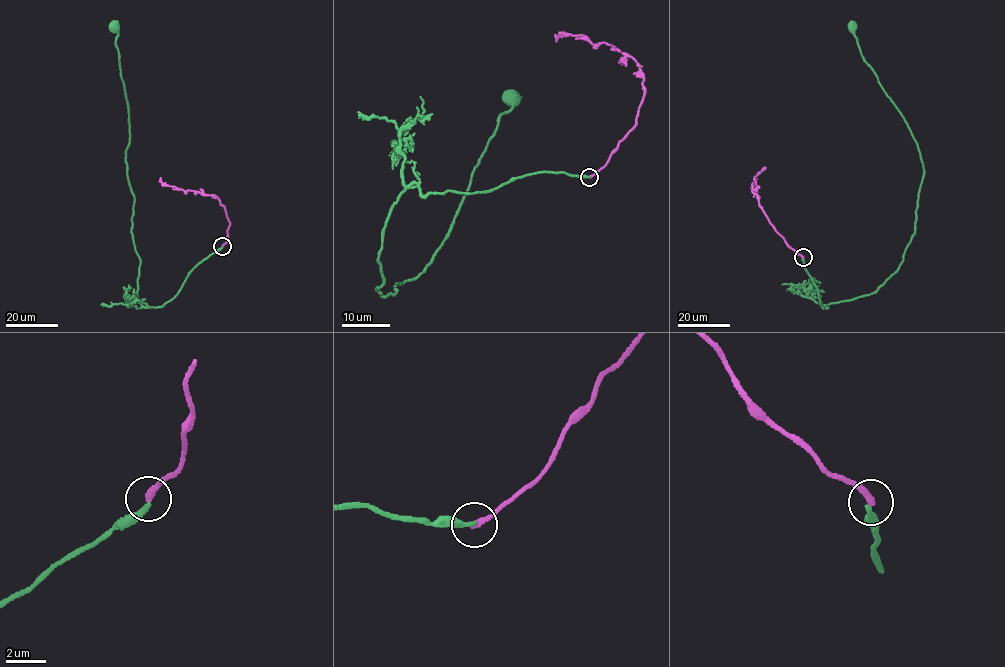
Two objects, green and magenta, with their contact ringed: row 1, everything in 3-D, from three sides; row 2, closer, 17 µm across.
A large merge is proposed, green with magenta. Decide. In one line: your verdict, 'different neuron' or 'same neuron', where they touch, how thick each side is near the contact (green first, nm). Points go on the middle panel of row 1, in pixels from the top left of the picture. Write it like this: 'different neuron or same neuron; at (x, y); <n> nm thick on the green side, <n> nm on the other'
different neuron; at (589, 177); 260 nm thick on the green side, 320 nm on the other

